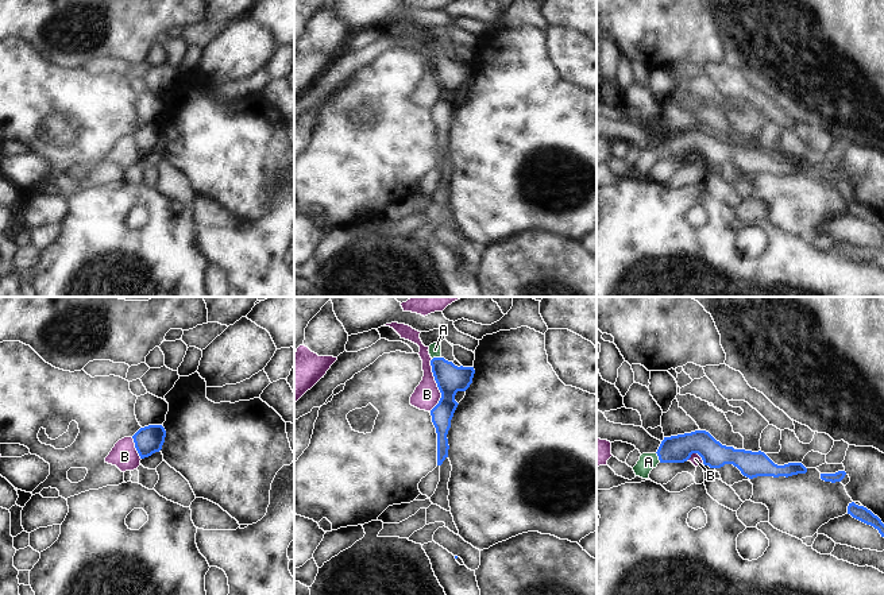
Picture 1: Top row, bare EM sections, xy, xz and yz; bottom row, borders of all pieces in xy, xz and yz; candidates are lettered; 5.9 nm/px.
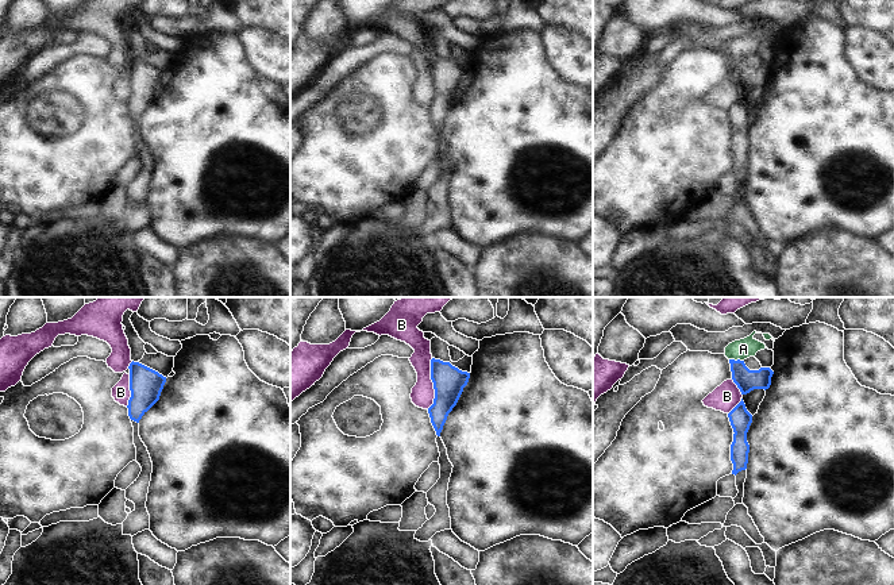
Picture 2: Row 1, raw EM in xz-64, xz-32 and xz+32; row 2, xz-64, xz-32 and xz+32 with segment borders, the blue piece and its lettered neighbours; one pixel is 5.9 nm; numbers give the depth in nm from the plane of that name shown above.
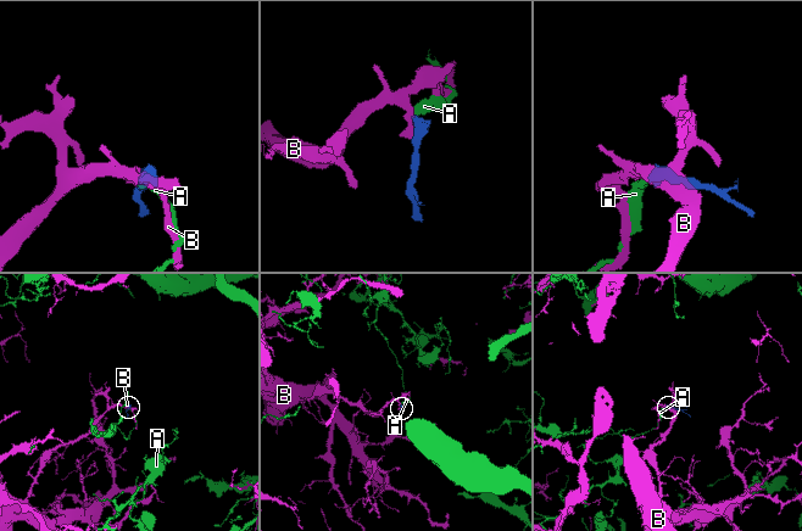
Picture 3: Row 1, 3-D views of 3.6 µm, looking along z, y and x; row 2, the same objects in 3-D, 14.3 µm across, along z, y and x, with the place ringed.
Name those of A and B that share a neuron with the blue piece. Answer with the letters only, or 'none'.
A

